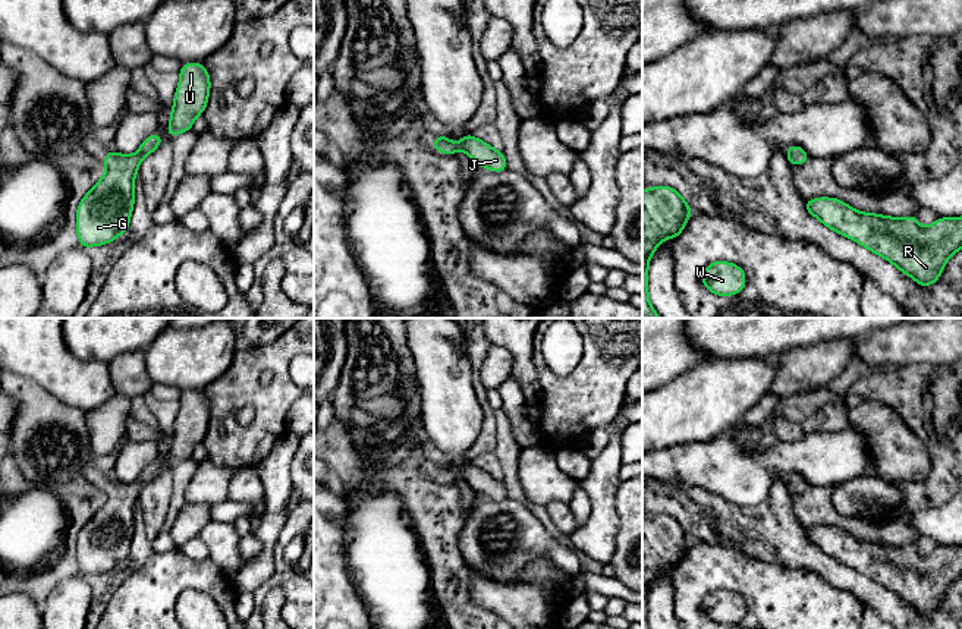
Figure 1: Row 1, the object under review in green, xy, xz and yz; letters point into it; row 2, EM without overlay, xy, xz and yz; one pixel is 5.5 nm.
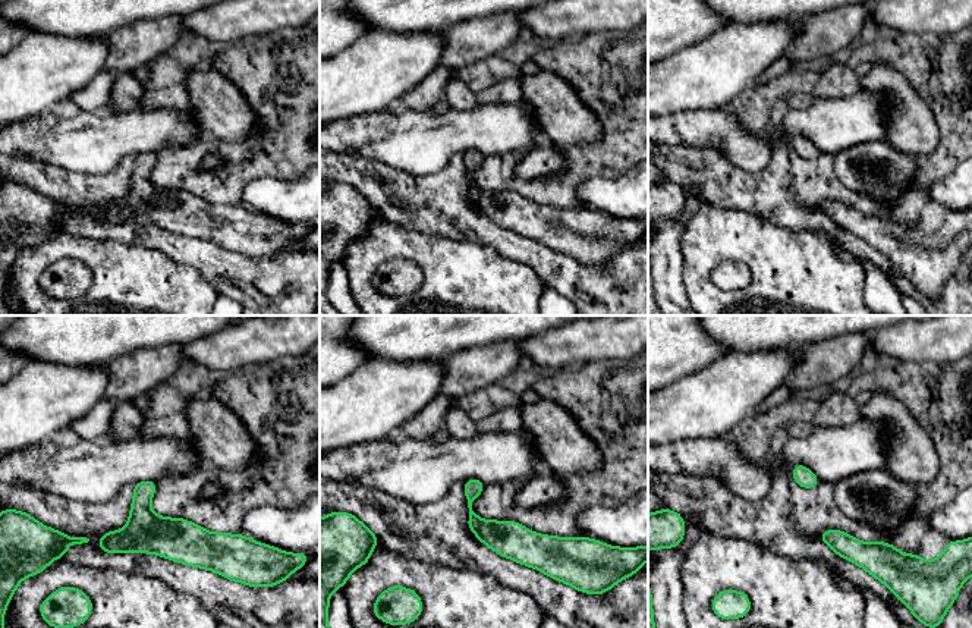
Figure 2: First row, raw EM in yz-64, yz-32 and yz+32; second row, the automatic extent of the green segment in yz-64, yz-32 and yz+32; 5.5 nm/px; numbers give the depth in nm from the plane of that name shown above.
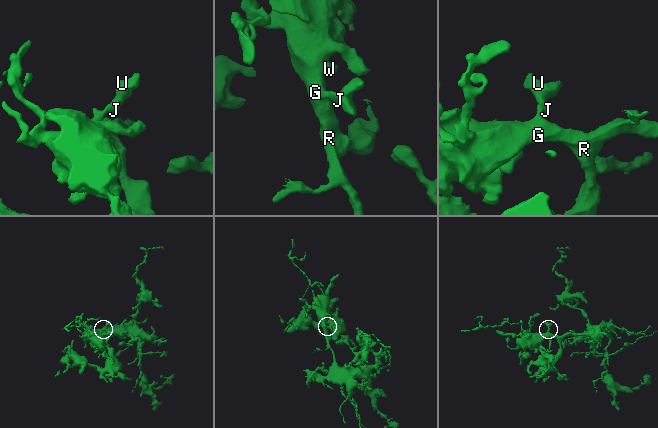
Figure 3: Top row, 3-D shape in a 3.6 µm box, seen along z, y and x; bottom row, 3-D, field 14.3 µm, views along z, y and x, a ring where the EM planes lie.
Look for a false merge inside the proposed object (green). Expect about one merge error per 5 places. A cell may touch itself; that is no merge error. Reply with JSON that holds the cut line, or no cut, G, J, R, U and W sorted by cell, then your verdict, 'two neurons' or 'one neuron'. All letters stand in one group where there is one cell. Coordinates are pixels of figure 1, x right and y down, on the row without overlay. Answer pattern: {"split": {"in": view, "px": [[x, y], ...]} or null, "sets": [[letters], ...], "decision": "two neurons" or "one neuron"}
{"split": null, "sets": [["G", "J", "R", "U", "W"]], "decision": "one neuron"}

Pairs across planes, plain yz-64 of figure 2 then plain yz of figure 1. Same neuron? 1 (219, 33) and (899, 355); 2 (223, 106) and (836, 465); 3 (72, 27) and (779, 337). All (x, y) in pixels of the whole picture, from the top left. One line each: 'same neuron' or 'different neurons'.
1: same neuron
2: different neurons
3: same neuron

